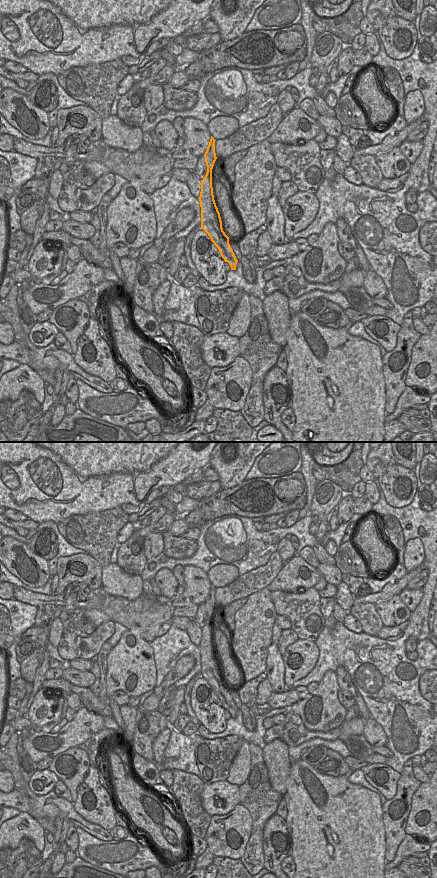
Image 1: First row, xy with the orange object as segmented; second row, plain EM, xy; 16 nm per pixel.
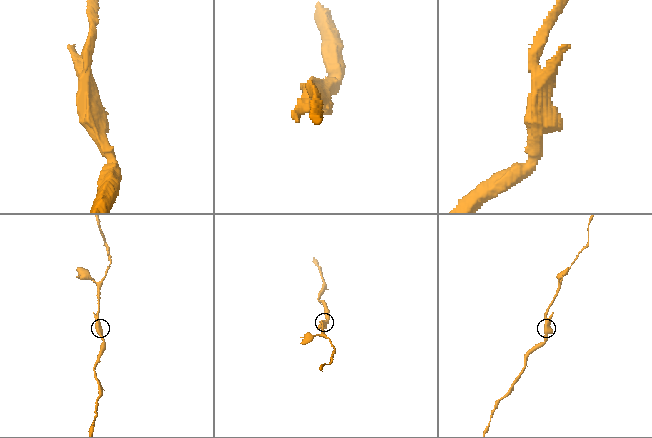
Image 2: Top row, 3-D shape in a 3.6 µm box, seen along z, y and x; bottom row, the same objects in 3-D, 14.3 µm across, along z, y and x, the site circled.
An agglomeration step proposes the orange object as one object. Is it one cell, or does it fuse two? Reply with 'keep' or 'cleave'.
cleave

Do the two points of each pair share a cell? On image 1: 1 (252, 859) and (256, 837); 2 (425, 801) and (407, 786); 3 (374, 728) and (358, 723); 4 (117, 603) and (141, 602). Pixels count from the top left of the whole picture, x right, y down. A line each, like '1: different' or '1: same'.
1: same
2: different
3: different
4: same

